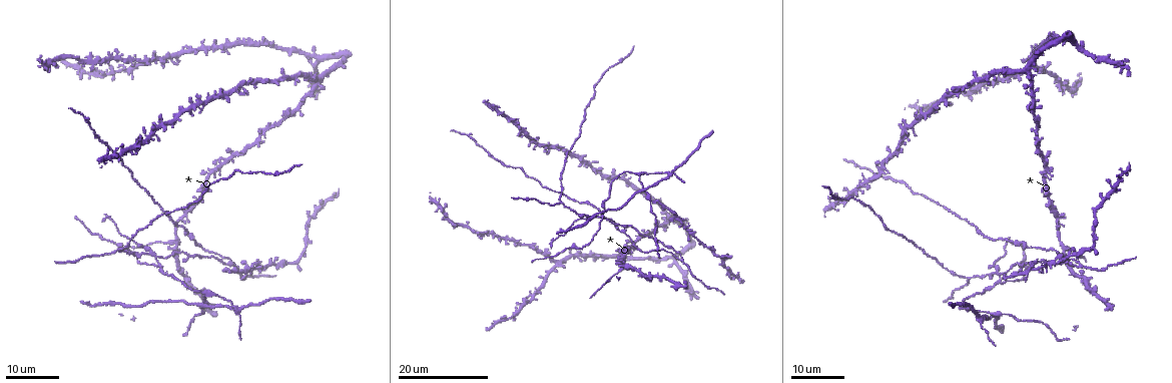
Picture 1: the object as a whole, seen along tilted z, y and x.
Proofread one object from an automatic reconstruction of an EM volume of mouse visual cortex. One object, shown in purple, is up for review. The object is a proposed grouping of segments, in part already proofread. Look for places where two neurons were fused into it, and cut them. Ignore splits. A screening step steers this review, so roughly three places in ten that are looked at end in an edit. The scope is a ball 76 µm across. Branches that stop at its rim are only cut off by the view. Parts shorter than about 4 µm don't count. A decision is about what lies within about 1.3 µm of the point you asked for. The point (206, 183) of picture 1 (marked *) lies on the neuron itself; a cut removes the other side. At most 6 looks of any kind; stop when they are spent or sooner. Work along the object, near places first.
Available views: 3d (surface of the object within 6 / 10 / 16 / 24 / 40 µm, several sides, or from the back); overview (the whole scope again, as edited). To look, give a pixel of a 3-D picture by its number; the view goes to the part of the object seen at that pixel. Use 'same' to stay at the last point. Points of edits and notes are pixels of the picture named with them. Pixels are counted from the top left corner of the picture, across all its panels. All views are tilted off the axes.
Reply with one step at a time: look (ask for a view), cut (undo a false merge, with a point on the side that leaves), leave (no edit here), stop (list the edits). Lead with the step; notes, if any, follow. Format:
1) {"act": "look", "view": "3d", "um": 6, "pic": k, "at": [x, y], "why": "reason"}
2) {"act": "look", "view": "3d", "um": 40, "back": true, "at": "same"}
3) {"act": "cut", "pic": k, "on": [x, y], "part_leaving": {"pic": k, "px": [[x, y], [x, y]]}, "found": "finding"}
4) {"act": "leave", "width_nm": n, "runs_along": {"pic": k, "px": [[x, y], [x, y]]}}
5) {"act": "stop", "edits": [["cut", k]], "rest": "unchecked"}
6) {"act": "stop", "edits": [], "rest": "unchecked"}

{"act": "look", "view": "3d", "um": 24, "pic": 1, "at": [177, 239], "why": "four-way junction"}

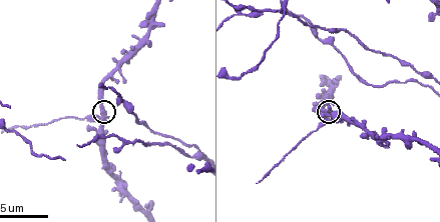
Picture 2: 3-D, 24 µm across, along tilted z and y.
{"act": "look", "view": "3d", "um": 6, "pic": 2, "at": [106, 117]}

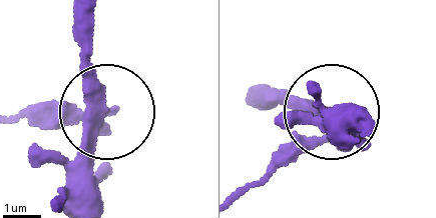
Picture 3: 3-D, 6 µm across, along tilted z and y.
{"act": "look", "view": "3d", "um": 6, "back": true, "pic": 3, "at": [98, 108], "why": "from behind"}

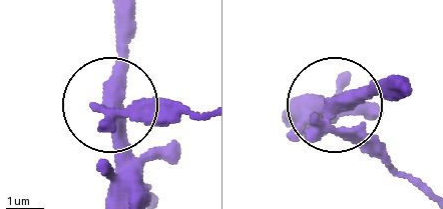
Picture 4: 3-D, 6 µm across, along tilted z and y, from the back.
{"act": "cut", "pic": 4, "on": [166, 125], "side_arm_um": 21, "arms": 4, "found": "two neurons meet here"}

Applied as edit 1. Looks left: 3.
{"act": "look", "view": "3d", "um": 24, "pic": 1, "at": [965, 277], "why": "three-way junction"}

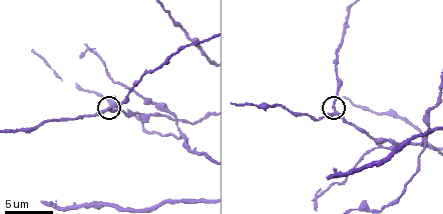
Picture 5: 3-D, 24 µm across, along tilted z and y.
{"act": "look", "view": "3d", "um": 6, "pic": 5, "at": [109, 109]}

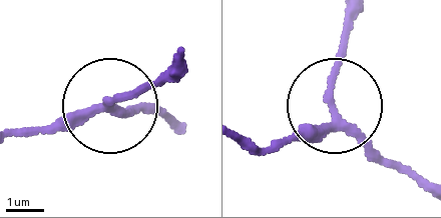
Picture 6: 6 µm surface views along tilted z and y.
{"act": "leave", "side_arm_um": 15, "runs_along": {"pic": 6, "px": [[170, 119], [102, 106], [30, 134]]}, "found": "all the same neuron"}

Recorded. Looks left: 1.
{"act": "stop", "edits": [["cut", 4]], "rest": "unchecked"}

